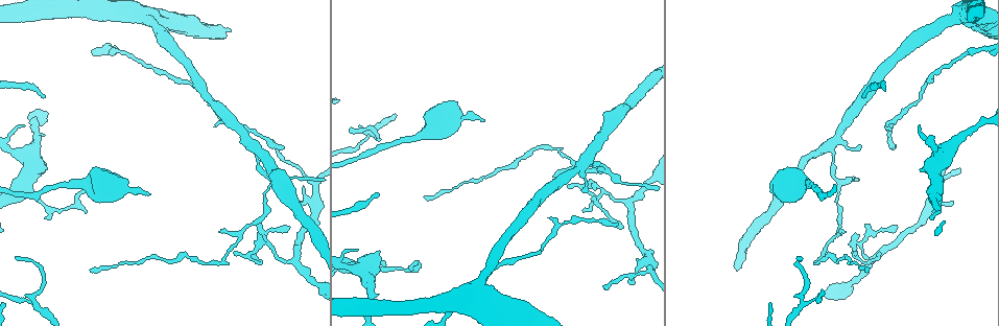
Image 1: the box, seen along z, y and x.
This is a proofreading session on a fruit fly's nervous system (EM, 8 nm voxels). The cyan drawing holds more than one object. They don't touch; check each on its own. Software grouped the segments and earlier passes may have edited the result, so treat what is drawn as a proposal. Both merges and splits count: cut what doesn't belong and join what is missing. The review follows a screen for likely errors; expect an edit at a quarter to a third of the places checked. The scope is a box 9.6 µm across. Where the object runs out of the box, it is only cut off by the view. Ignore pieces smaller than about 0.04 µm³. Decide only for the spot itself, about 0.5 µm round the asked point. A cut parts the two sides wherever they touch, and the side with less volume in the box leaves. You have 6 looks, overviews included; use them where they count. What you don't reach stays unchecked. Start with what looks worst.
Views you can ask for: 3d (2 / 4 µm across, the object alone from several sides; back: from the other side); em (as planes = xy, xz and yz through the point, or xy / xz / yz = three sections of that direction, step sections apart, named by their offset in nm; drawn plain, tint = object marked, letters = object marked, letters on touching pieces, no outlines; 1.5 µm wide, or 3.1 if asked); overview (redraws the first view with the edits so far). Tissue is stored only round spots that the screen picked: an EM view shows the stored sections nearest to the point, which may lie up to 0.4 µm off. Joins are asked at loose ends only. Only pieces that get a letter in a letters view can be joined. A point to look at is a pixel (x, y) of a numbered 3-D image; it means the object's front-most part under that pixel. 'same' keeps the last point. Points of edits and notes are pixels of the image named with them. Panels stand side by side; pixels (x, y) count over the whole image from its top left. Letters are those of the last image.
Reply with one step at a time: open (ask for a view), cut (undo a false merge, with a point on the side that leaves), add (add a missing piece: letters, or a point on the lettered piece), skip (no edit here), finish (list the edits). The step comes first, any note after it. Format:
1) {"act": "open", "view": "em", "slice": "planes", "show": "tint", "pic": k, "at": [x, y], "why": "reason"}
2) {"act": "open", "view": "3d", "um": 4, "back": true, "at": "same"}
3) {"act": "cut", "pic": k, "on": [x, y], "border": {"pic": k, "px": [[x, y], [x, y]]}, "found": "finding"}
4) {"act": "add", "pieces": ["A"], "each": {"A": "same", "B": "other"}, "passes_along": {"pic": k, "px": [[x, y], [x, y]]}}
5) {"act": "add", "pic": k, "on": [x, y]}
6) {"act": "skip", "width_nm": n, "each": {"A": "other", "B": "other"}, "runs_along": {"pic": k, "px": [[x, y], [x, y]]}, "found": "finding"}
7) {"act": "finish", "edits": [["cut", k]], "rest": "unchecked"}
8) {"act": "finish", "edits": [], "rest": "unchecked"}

{"act": "open", "view": "em", "um": 3.1, "slice": "planes", "show": "plain", "pic": 1, "at": [919, 127], "why": "tapers out"}

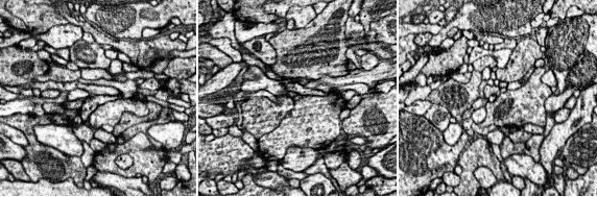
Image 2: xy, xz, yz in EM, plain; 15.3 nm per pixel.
{"act": "open", "view": "em", "um": 3.1, "slice": "planes", "show": "letters", "at": "same", "why": "see the neighbours"}

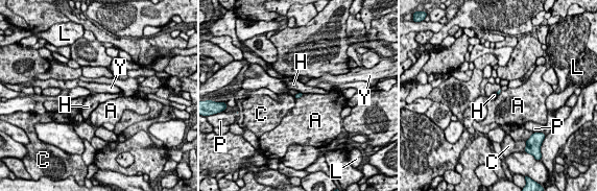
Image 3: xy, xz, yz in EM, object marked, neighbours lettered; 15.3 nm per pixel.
{"act": "skip", "longest_contact_nm": ["A", 170], "each": {"A": "other", "C": "other", "H": "other", "L": "other", "P": "other", "Y": "other"}, "found": "no lettered piece goes on from it"}

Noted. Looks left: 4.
{"act": "open", "view": "em", "slice": "yz", "step": 8, "show": "tint", "pic": 1, "at": [483, 119], "why": "an open end"}

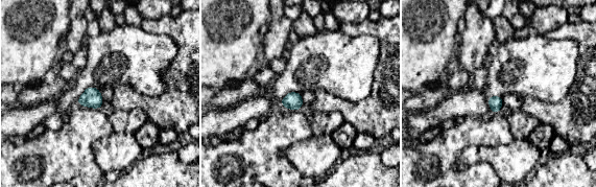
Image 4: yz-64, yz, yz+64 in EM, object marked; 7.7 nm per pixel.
{"act": "open", "view": "em", "slice": "planes", "show": "letters", "at": "same"}

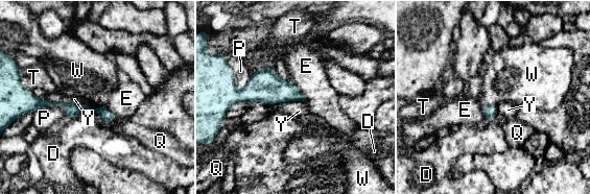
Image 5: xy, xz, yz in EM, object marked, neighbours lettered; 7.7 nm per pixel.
{"act": "skip", "longest_contact_nm": ["Y", 280], "each": {"D": "other", "E": "other", "P": "other", "Q": "other", "T": "other", "W": "other", "Y": "other"}, "border": {"pic": 5, "px": [[291, 81], [305, 97], [306, 102]]}, "found": "none of them fits"}

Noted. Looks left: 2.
{"act": "open", "view": "em", "slice": "xy", "step": 4, "show": "letters", "pic": 1, "at": [311, 282], "why": "thick turns thin"}

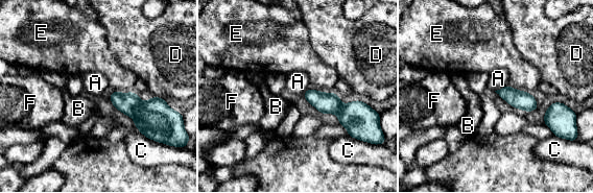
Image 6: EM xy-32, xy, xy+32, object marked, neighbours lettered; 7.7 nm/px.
{"act": "open", "view": "em", "slice": "planes", "show": "letters", "at": "same"}

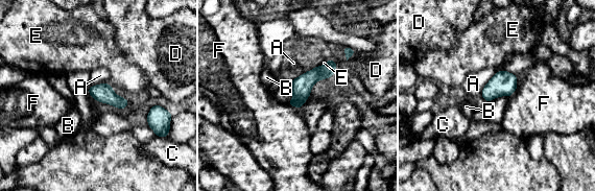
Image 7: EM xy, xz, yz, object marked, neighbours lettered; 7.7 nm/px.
{"act": "skip", "width_nm": 150, "each": {"A": "other", "B": "other", "C": "other", "D": "other", "E": "other", "F": "other"}, "runs_along": {"pic": 7, "px": [[333, 65], [317, 73], [292, 102]]}, "found": "all the same cell"}

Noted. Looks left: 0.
{"act": "finish", "edits": [], "rest": "unchecked"}

